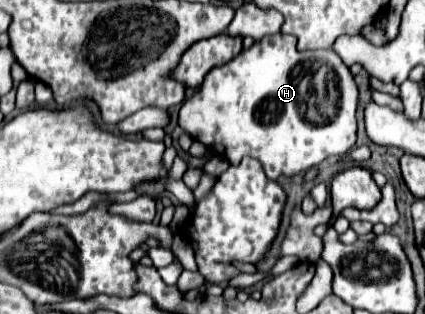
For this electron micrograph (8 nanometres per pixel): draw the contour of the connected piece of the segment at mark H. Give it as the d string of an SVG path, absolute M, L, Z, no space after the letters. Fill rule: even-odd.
M275 34L265 36L265 40L241 50L241 54L229 64L215 66L205 76L203 84L195 88L181 104L179 126L195 140L201 140L213 154L227 158L231 164L239 164L243 156L257 158L263 164L265 174L269 174L271 180L277 180L281 174L293 176L321 164L329 156L349 152L357 140L355 110L357 84L351 70L333 50L299 52L295 48L293 36ZM321 90L329 92L329 104L325 112L317 108L323 96L319 94Z

